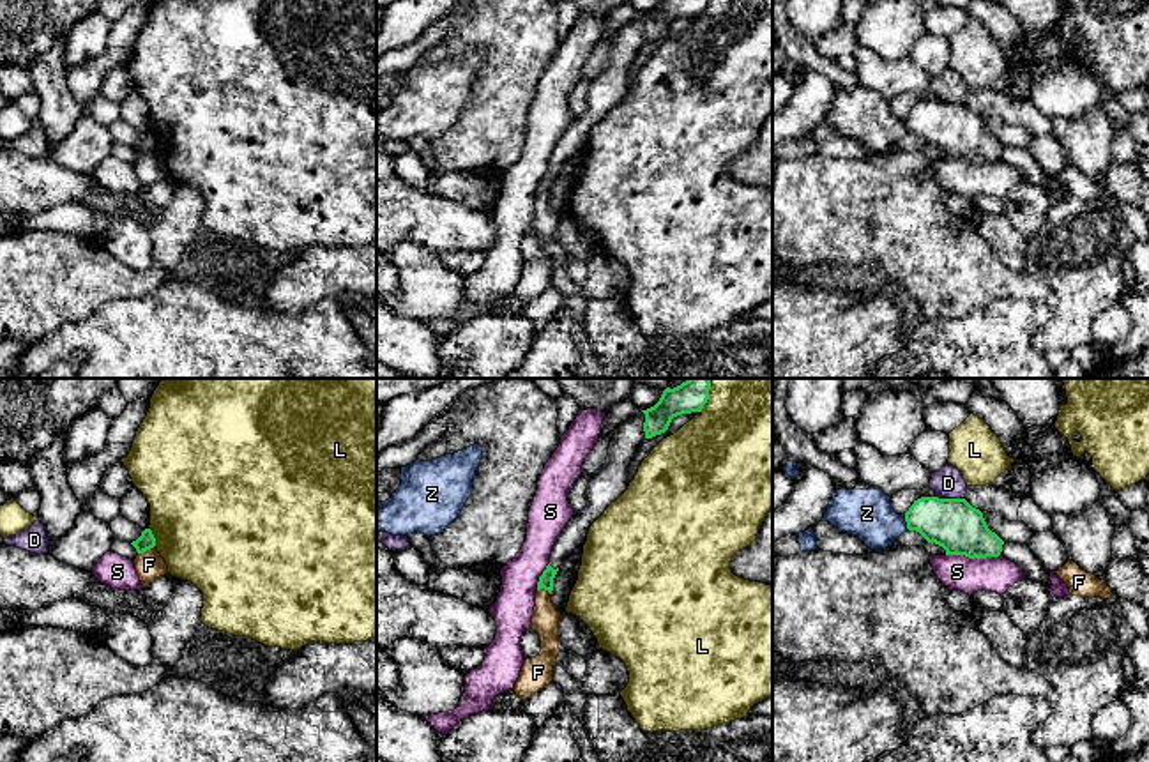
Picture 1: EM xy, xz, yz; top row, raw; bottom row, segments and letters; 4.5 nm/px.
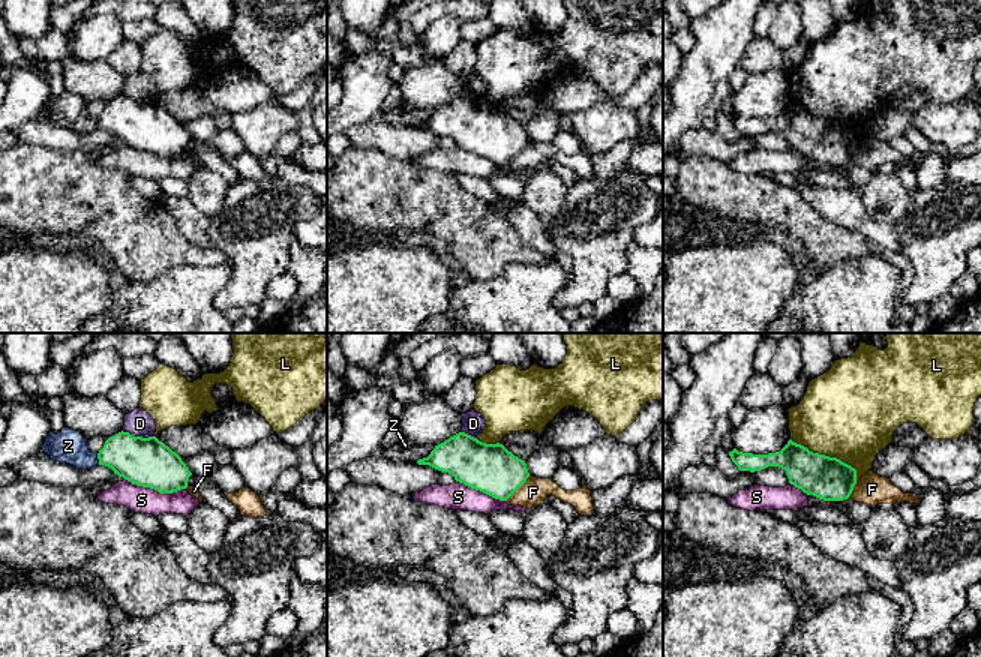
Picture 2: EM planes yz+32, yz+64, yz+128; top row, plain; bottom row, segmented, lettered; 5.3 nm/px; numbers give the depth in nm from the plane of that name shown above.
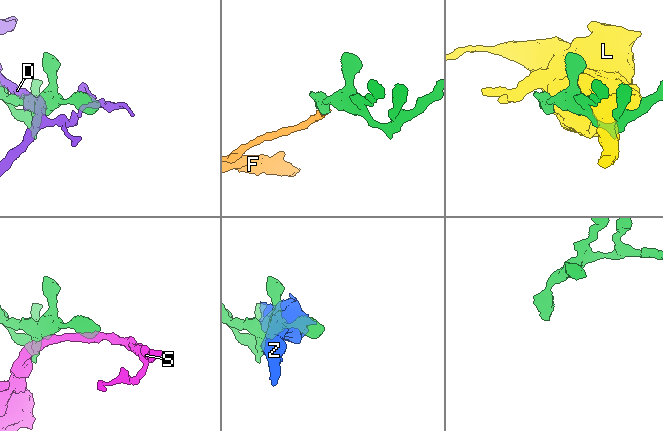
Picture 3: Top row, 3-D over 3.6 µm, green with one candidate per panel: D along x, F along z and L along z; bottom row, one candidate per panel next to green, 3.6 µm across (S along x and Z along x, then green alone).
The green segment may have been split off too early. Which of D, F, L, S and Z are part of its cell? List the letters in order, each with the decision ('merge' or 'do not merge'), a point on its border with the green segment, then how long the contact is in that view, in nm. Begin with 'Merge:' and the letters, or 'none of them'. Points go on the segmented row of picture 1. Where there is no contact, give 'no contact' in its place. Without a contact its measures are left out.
Merge: none of them
D: do not merge; meets green in yz at (950, 499); contact 130 nm long
F: do not merge; meets green in xy at (145, 550); contact 90 nm long
L: do not merge; meets green in xy at (152, 536); contact 90 nm long
S: do not merge; meets green in yz at (973, 557); contact 240 nm long
Z: do not merge; meets green in yz at (905, 520); contact 80 nm long

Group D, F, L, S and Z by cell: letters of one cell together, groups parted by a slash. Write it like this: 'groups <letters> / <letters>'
groups D / F / L / S / Z

